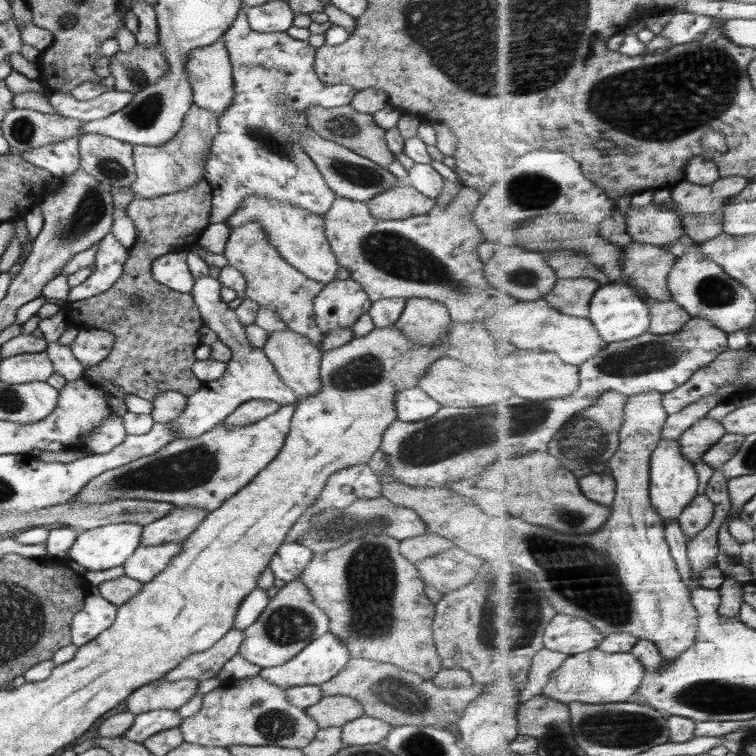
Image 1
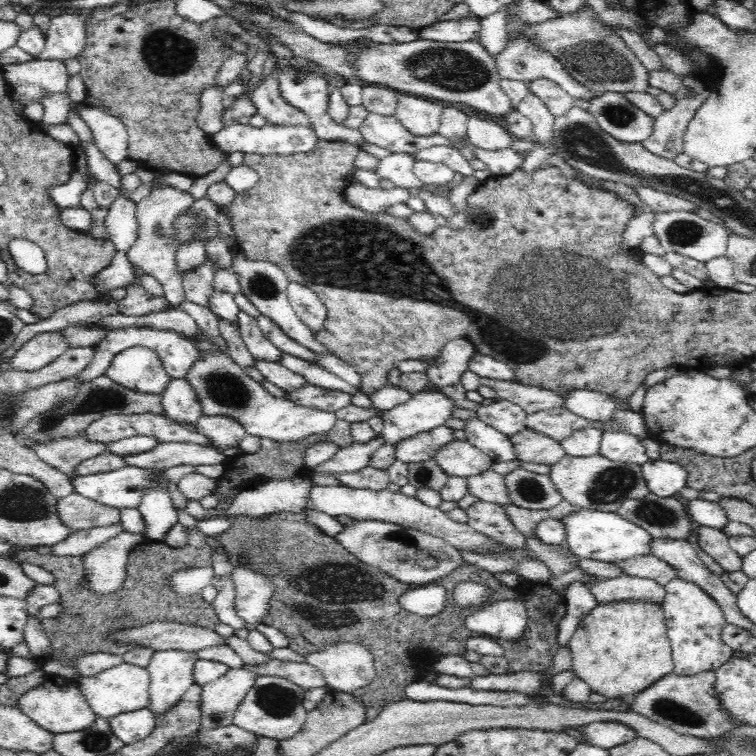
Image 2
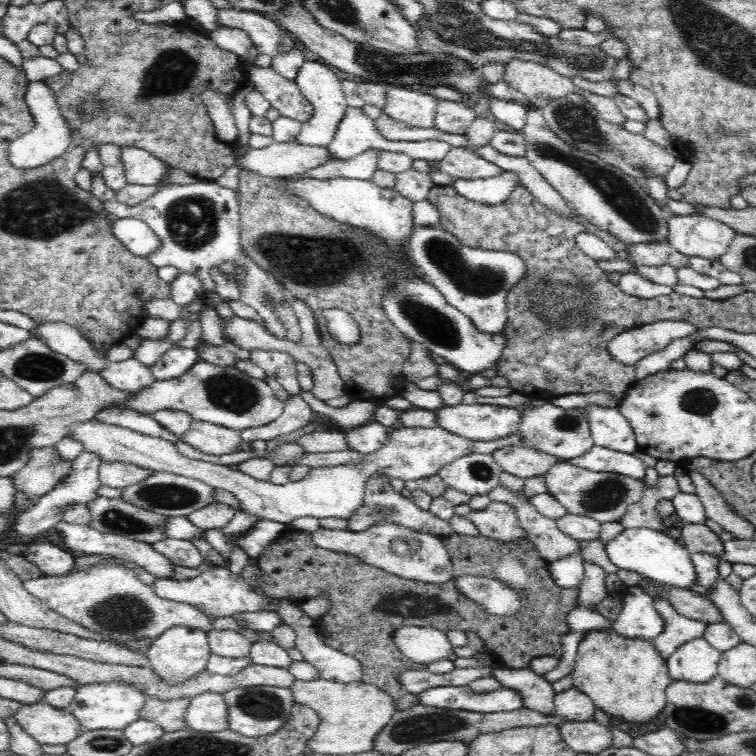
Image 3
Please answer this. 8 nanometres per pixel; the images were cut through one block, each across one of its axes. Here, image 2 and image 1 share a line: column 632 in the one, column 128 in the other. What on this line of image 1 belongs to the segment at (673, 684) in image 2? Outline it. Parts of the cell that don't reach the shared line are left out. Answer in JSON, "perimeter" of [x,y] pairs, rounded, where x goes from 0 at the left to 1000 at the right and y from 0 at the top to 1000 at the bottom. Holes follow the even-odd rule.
{"perimeter":[[[209,898],[188,906],[167,923],[167,939],[188,944],[201,939],[235,939],[262,918],[262,899],[243,898],[222,902]]]}

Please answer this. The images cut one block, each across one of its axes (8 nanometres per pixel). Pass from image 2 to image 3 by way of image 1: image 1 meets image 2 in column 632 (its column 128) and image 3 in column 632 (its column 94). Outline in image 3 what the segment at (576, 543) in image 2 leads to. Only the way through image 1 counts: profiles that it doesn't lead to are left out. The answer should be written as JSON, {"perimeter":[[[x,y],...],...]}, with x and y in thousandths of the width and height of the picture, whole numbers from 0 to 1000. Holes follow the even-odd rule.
{"perimeter":[[[829,698],[811,714],[804,716],[800,724],[810,746],[817,753],[839,755],[852,766],[888,772],[892,778],[918,778],[921,753],[913,739],[913,730],[877,702],[861,698]]]}

